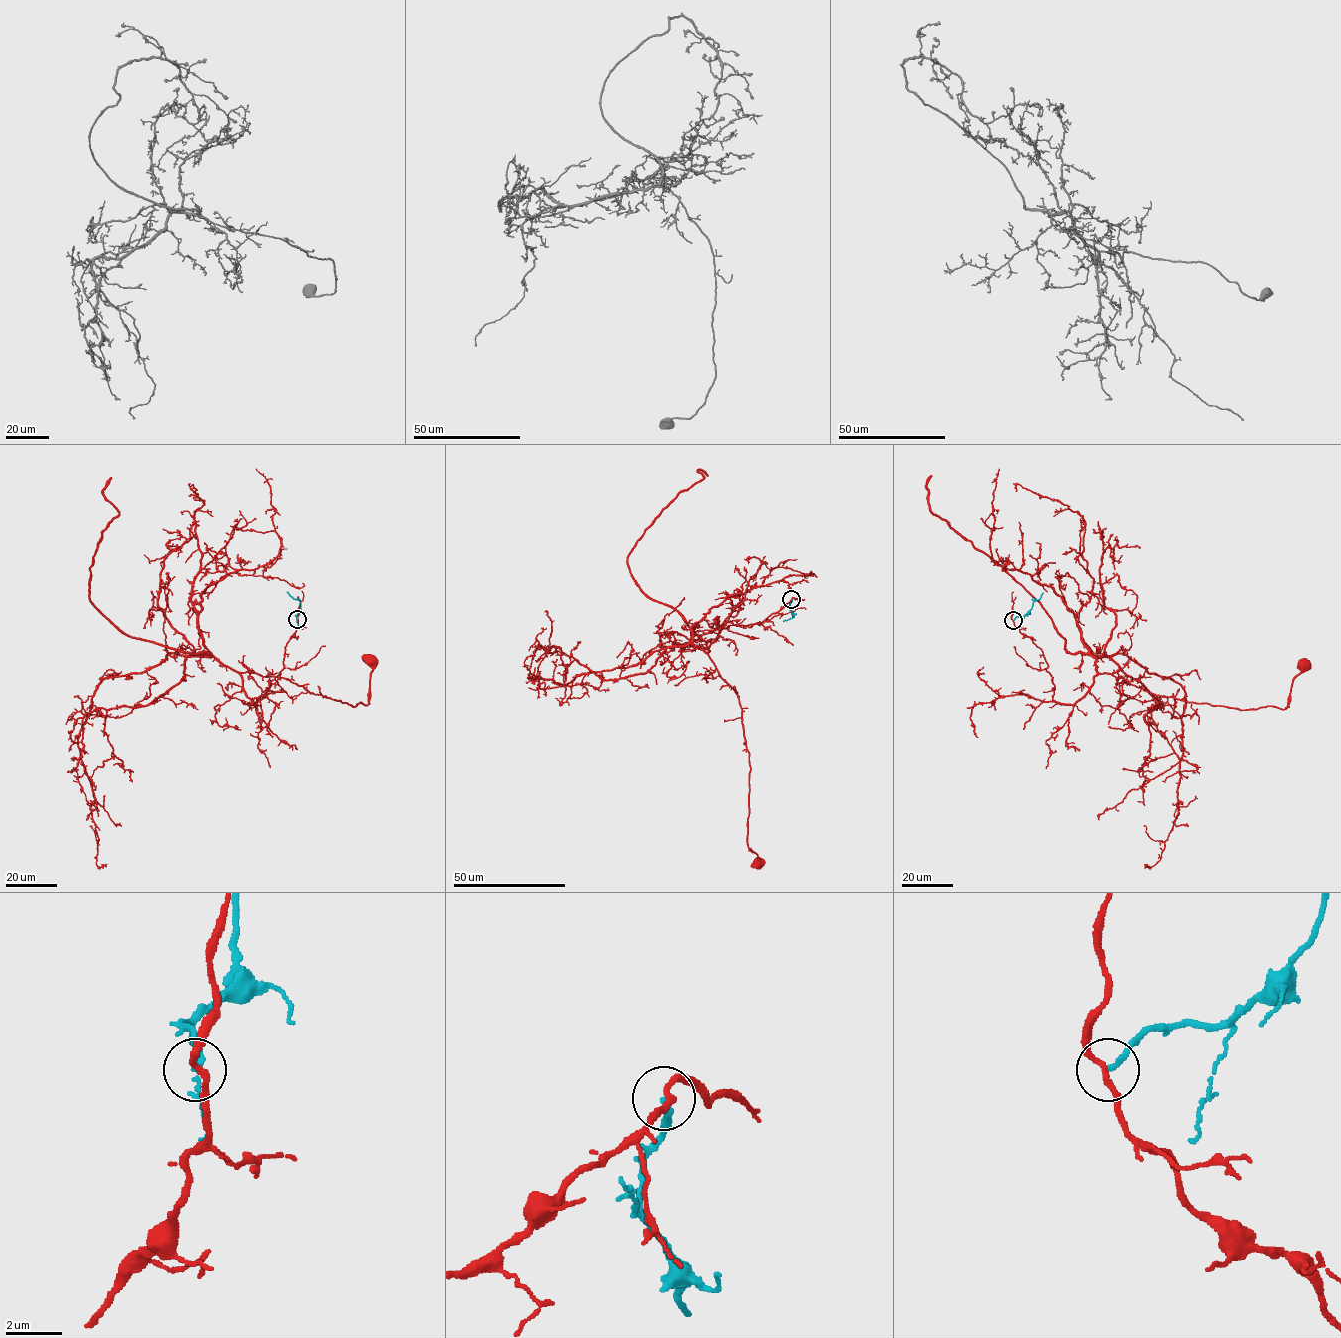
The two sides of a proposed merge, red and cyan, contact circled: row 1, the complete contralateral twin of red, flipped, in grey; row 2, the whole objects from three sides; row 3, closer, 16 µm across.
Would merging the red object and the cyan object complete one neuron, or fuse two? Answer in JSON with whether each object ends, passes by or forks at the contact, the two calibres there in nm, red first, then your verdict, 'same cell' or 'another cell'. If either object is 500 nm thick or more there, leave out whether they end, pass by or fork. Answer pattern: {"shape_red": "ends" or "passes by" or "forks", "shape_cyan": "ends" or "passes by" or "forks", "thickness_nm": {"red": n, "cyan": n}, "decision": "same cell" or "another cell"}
{"shape_red": "passes by", "shape_cyan": "ends", "thickness_nm": {"red": 200, "cyan": 220}, "decision": "another cell"}

